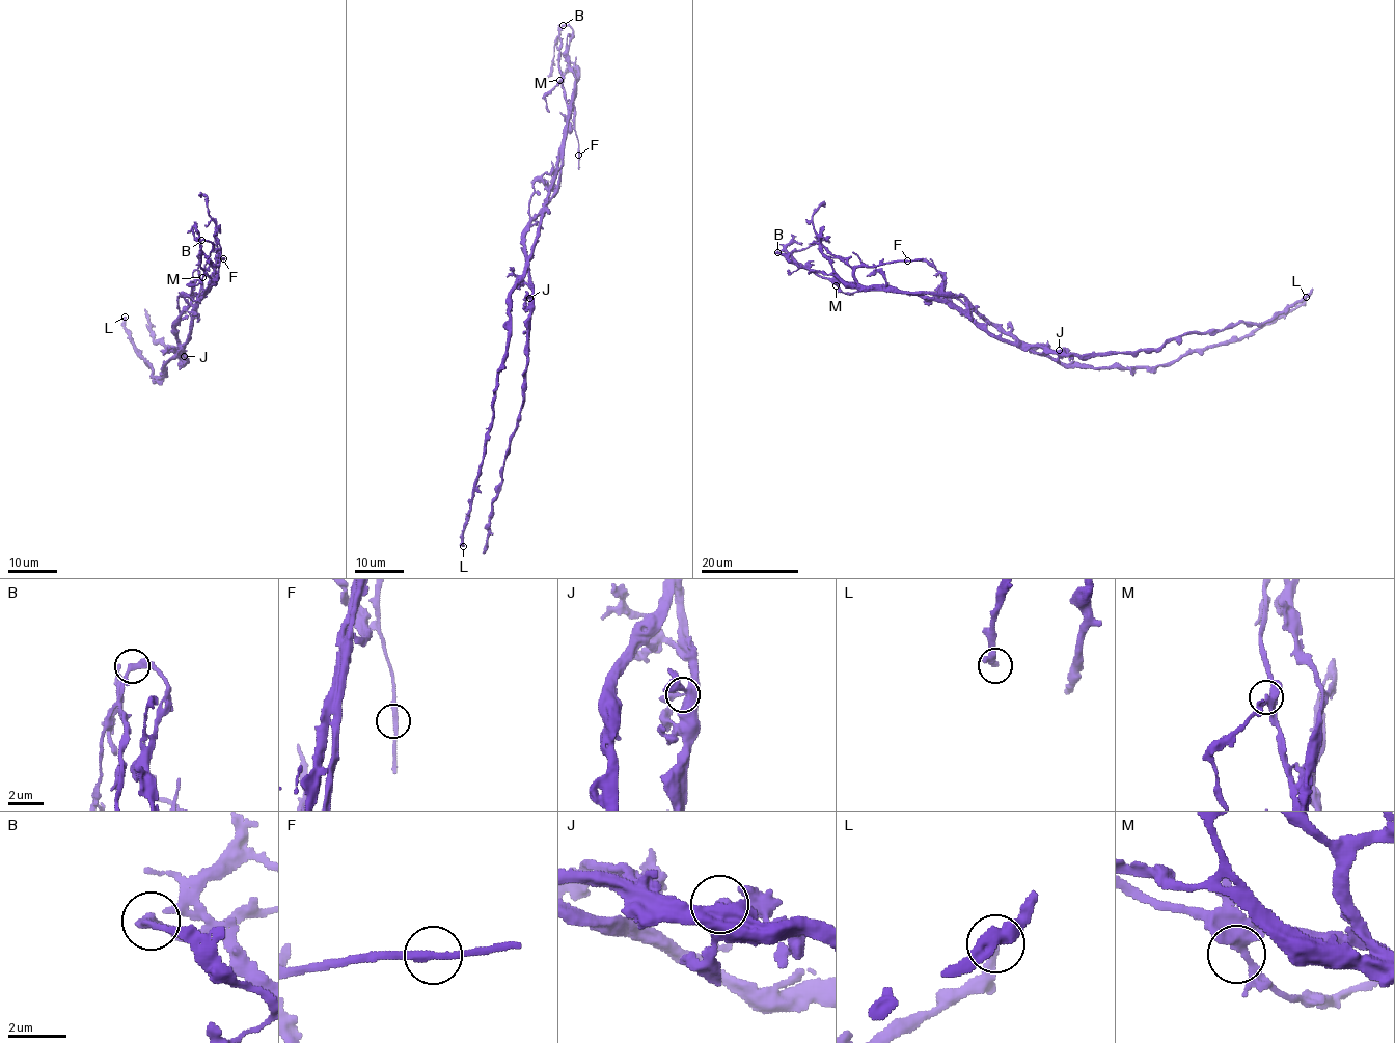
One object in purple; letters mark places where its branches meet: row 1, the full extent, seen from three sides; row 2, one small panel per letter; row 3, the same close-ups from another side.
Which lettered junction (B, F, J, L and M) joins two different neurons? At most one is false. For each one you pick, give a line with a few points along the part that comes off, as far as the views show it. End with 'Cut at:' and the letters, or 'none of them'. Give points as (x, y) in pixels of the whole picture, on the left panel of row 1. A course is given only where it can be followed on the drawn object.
B: course (201, 240), (202, 268), (212, 281), (164, 377), (153, 376), (124, 317)
Cut at: B

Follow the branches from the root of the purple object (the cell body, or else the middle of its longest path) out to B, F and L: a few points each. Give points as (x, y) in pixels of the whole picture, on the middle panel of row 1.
B: (525, 263), (553, 183), (567, 118), (558, 66), (563, 25)
F: (525, 263), (553, 183), (567, 106), (572, 101), (578, 154)
L: (525, 263), (522, 281), (511, 294), (507, 358), (498, 372), (493, 419), (463, 546)

